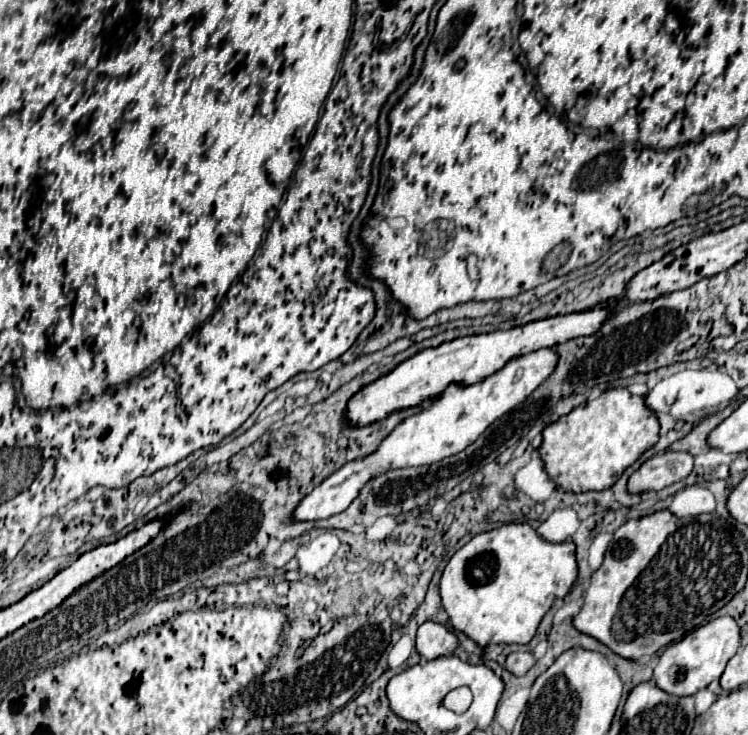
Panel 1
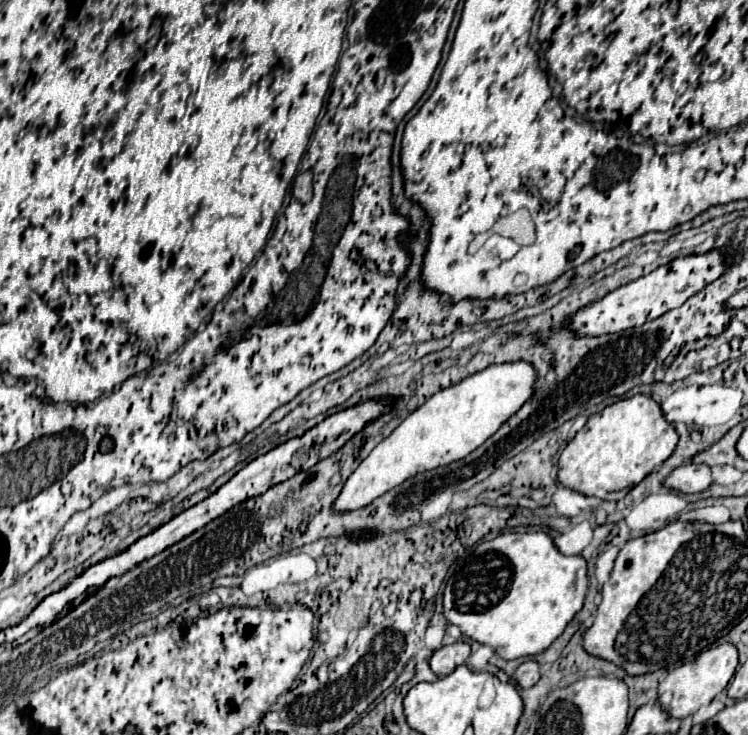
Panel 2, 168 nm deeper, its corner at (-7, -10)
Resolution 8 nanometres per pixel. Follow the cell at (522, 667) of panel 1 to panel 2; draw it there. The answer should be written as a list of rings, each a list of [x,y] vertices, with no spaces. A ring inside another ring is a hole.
[[[534,660],[522,662],[522,664],[516,668],[516,672],[512,674],[512,680],[518,682],[522,688],[534,686],[534,684],[540,680],[540,666],[538,666]]]

